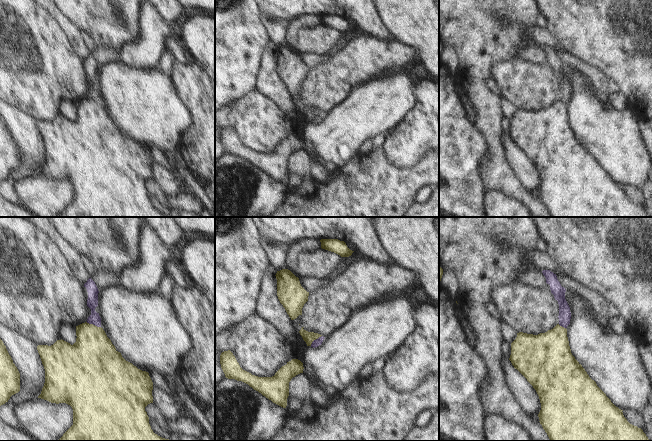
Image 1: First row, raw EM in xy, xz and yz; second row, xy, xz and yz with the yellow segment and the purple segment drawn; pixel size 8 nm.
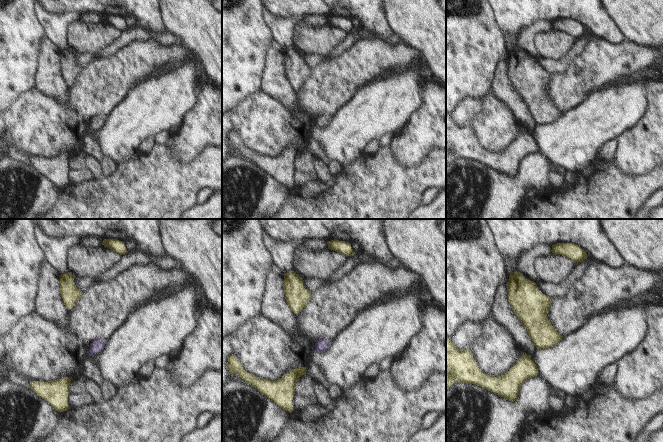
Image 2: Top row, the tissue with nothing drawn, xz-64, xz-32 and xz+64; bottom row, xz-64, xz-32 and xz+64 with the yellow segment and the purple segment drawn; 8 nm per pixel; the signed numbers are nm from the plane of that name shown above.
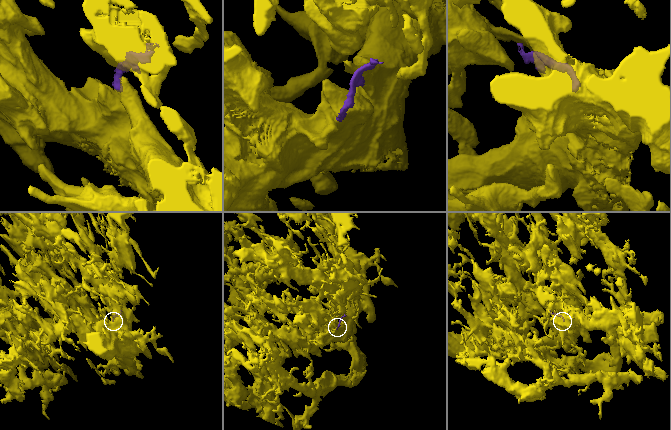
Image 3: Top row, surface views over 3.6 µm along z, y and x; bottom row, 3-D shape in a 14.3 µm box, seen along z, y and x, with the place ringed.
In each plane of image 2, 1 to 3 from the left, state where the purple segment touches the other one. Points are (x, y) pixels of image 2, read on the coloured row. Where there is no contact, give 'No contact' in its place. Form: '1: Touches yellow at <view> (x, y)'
1: No contact
2: No contact
3: No contact

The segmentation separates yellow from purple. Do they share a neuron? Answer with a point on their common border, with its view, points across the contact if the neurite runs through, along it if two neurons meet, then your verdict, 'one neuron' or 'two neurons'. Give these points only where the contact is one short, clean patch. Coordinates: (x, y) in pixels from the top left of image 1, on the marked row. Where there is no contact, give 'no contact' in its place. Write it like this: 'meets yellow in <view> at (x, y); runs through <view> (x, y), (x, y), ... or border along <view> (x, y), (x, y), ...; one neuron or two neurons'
meets yellow in xy at (92, 324); border along xy (86, 322), (100, 327); two neurons

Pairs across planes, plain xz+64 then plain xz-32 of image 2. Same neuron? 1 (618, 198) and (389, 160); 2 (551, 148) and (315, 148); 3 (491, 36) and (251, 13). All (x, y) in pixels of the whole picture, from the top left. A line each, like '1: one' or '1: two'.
1: one
2: two
3: one

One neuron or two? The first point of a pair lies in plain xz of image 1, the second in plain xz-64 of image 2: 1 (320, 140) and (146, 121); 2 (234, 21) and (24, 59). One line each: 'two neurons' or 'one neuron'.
1: one neuron
2: one neuron

